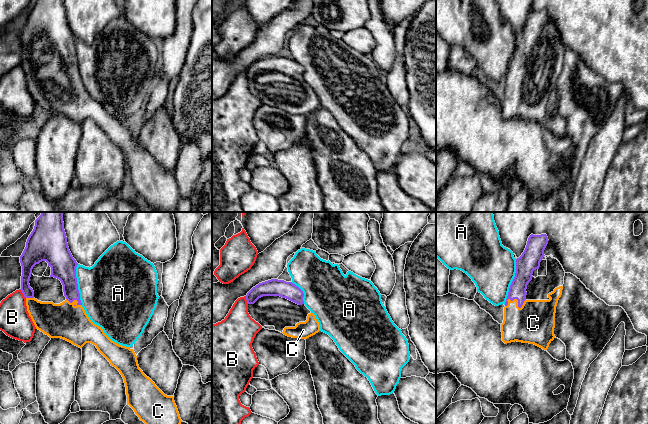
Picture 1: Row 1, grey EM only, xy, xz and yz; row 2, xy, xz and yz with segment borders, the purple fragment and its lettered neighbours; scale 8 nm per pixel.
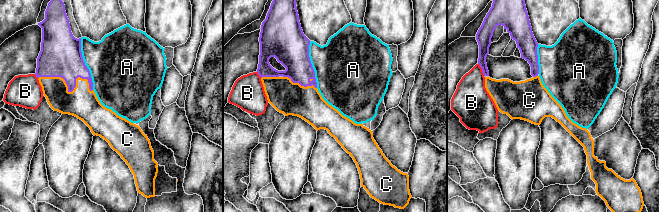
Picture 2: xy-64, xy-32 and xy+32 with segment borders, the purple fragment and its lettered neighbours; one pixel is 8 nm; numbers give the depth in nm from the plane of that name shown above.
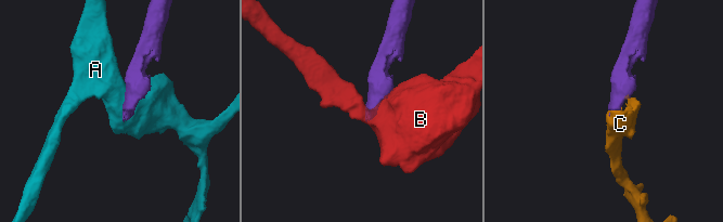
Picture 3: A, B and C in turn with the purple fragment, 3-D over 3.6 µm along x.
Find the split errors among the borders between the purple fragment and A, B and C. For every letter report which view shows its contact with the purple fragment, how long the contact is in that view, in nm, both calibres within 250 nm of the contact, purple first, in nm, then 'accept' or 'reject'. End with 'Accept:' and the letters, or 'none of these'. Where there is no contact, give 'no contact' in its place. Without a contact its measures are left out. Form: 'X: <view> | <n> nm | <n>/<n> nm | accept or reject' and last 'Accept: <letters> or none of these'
A: yz | 380 nm | 160/380 nm | reject
B: xy | 90 nm | 100/240 nm | reject
C: yz | 180 nm | 140/320 nm | accept
Accept: C

